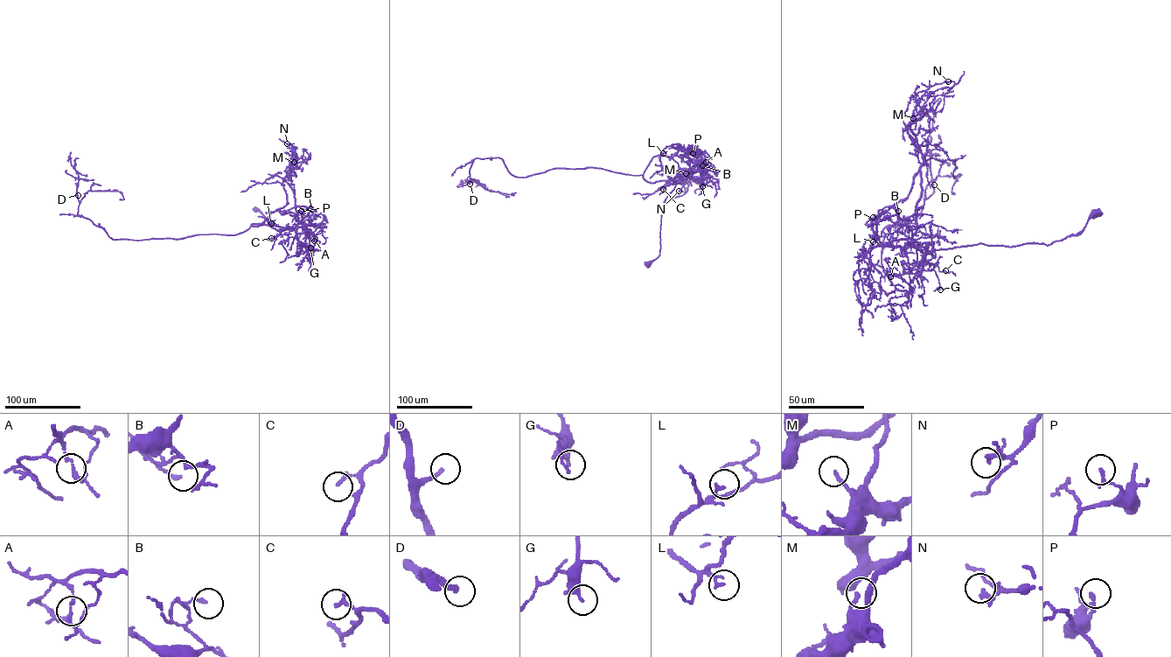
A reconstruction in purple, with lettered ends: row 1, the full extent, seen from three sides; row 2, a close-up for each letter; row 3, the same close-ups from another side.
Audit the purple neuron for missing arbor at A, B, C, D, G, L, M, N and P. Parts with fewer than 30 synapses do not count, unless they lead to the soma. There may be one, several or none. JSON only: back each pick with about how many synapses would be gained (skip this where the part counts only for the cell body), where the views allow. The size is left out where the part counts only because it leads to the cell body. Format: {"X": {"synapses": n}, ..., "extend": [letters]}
{"D": {"synapses": 50}, "extend": ["D"]}

